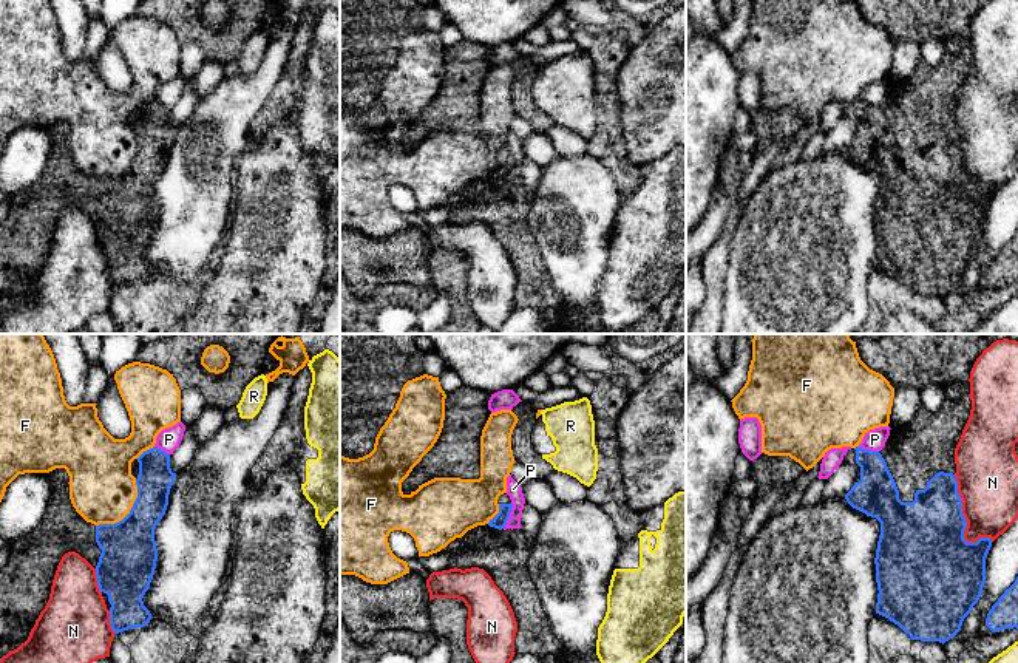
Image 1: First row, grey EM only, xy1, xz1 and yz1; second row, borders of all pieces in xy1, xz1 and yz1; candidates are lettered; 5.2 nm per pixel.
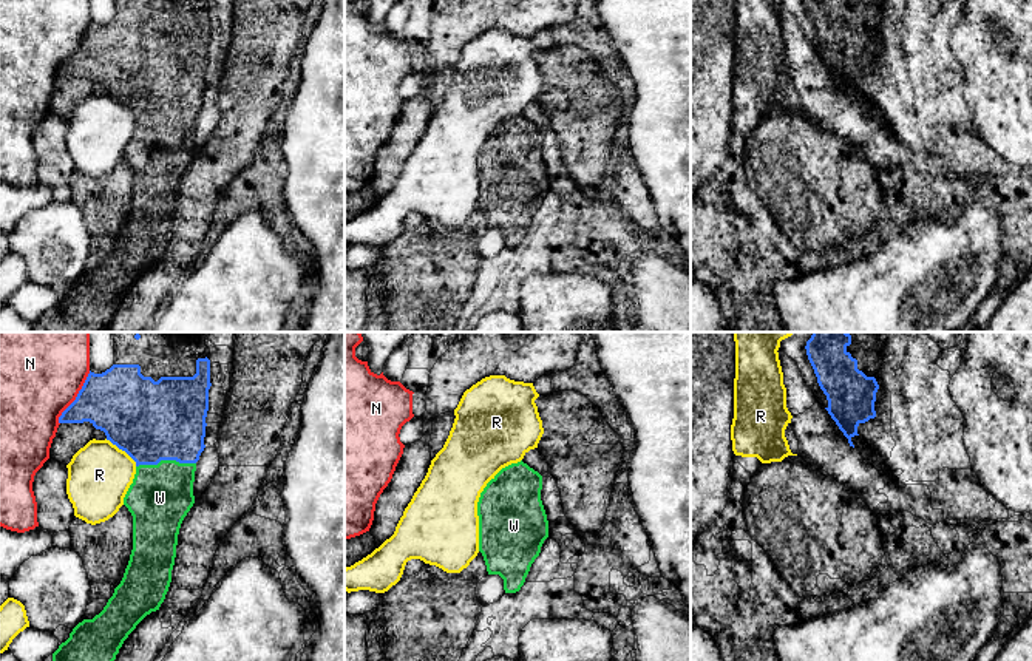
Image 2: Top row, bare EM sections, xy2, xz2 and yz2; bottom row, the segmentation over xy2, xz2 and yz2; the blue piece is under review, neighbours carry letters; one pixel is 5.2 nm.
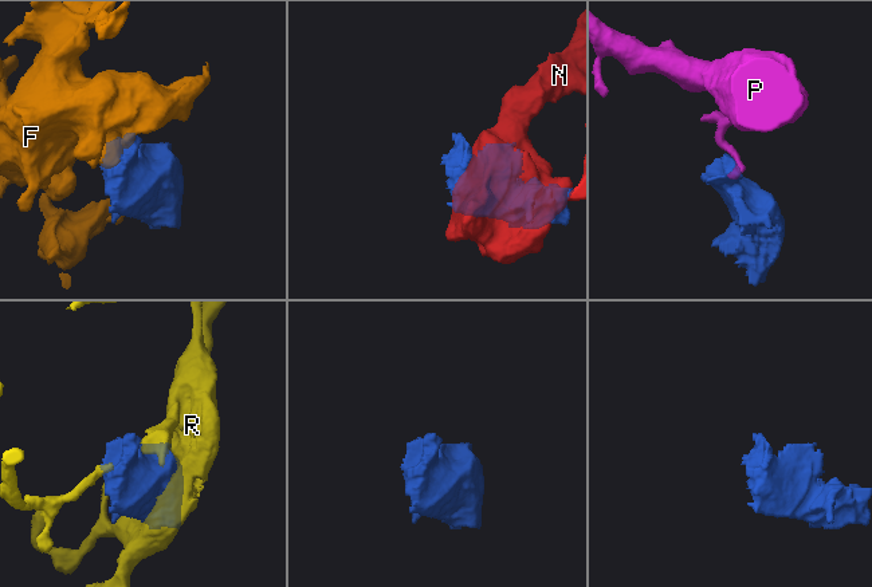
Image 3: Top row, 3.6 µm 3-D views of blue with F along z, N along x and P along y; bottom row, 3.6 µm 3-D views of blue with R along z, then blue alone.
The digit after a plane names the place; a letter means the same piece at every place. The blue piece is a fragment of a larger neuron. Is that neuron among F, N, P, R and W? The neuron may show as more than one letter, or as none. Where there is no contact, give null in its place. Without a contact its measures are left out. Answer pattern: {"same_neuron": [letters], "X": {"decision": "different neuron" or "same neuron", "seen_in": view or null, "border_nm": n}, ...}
{"same_neuron": ["W"], "F": {"decision": "different neuron", "seen_in": "xy1", "border_nm": 320}, "N": {"decision": "different neuron", "seen_in": "yz1", "border_nm": 400}, "P": {"decision": "different neuron", "seen_in": "xz1", "border_nm": 140}, "R": {"decision": "different neuron", "seen_in": "xy2", "border_nm": 220}, "W": {"decision": "same neuron", "seen_in": "xy2", "border_nm": 320}}

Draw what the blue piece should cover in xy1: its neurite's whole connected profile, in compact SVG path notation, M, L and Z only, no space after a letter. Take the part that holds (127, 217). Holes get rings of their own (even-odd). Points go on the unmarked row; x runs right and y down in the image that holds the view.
M158 100L144 105L137 116L137 151L130 167L116 178L87 176L71 158L66 124L56 122L48 127L51 151L46 165L32 187L11 199L8 216L0 223L0 312L28 294L49 253L57 219L68 206L79 207L96 223L97 240L110 264L114 287L150 277L151 267L142 252L150 243L158 215L154 182L165 168L176 127L170 122L170 108Z

